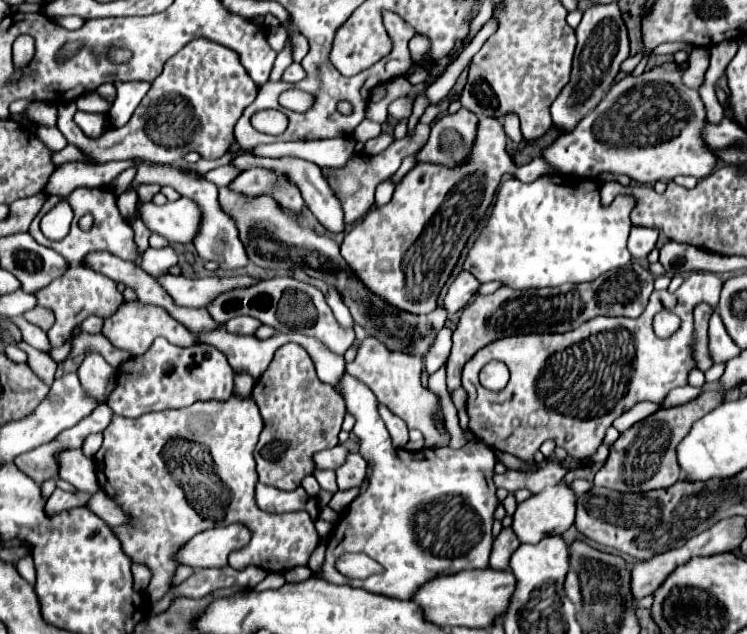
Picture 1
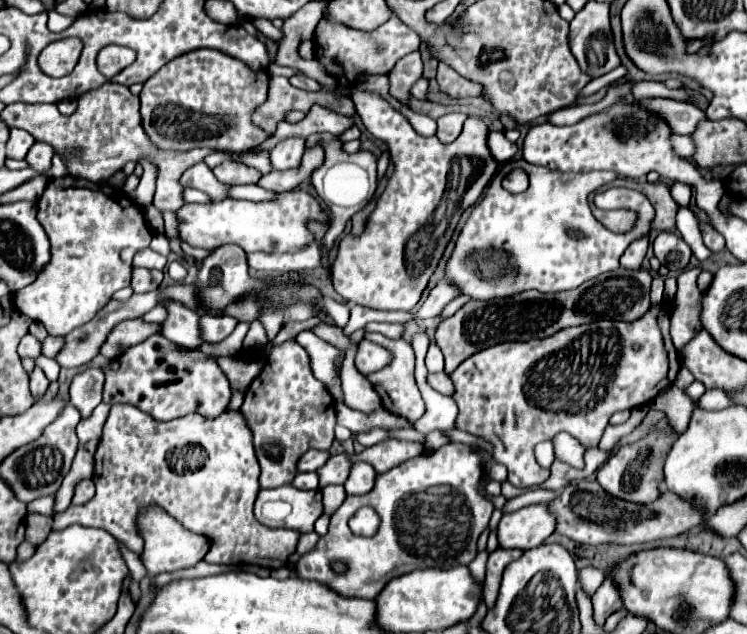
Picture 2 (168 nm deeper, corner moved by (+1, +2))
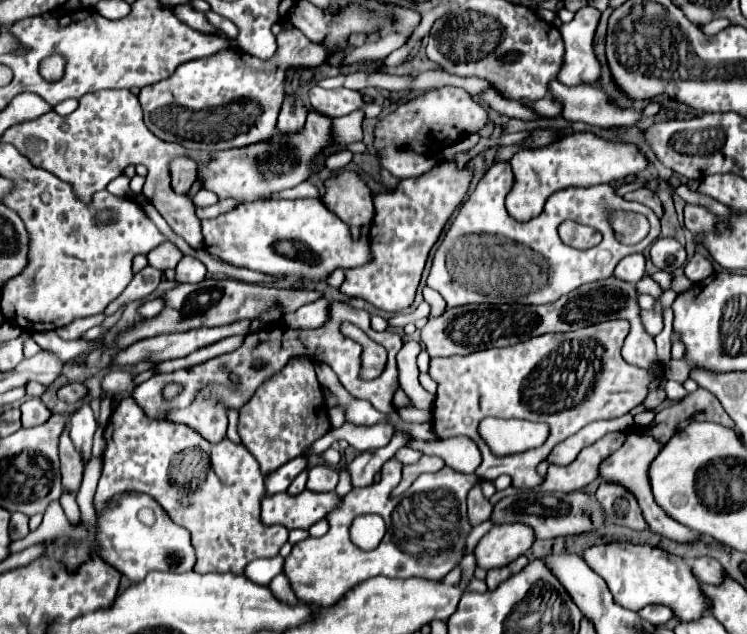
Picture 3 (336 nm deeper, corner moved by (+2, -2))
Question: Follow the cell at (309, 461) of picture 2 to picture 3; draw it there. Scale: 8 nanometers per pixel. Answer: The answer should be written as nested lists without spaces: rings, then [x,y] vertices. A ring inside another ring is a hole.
[[[297,457],[297,459],[291,459],[289,463],[285,463],[285,467],[279,467],[277,471],[273,471],[273,475],[269,475],[265,479],[265,487],[267,487],[267,493],[281,493],[281,491],[287,491],[287,487],[291,485],[291,481],[301,473],[305,471],[309,465],[307,457]]]

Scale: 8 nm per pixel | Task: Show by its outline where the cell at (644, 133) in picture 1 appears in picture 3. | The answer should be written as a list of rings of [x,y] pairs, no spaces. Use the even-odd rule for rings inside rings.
[[[575,131],[573,135],[561,137],[543,147],[519,149],[511,159],[511,167],[515,173],[515,187],[507,195],[507,211],[519,221],[527,221],[543,211],[547,197],[553,191],[571,185],[591,187],[619,181],[645,171],[649,167],[649,159],[635,143],[609,141],[591,131]]]

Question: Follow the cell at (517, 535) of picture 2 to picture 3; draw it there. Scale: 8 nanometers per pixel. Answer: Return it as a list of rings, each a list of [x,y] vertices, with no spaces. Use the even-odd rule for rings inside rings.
[[[525,523],[495,525],[475,547],[477,565],[485,569],[503,567],[531,549],[533,543],[535,531]]]

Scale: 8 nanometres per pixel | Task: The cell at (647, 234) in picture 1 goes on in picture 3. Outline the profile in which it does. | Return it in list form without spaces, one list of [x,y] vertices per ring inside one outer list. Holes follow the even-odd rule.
[[[643,253],[627,255],[615,267],[615,277],[625,279],[629,283],[637,283],[643,275],[645,275],[645,257],[643,257]]]

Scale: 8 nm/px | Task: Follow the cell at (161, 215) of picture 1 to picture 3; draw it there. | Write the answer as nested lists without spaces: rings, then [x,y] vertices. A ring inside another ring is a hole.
[[[321,199],[241,203],[215,219],[203,219],[201,231],[203,247],[213,257],[269,275],[325,279],[337,267],[359,267],[369,259],[367,239],[351,239],[349,227],[333,215]]]

